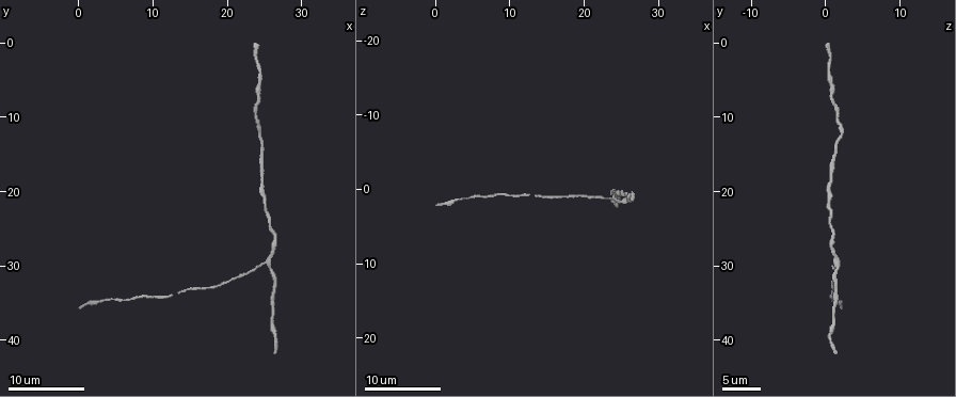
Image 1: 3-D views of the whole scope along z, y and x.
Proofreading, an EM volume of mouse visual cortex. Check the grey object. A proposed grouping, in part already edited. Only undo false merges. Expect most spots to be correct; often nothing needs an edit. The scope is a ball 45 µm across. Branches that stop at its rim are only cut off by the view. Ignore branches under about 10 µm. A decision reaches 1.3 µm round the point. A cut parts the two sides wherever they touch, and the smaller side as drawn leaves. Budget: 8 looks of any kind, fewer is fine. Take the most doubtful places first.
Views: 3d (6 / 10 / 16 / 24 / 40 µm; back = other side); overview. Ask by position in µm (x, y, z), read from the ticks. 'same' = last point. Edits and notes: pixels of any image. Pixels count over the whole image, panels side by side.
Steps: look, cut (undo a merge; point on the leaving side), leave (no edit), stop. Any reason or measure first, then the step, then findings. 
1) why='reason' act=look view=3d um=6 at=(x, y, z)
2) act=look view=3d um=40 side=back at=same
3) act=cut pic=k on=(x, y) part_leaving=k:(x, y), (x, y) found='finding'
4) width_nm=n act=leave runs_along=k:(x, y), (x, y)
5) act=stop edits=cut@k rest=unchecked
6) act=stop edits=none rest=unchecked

act=look view=3d um=10 at=(25.5, 29.5, 1.5)

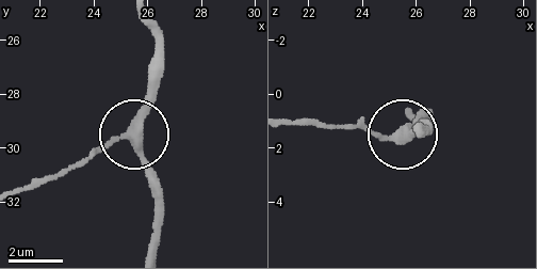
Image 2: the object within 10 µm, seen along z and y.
act=look view=3d um=6 at=(25.4, 29.6, 1.7)

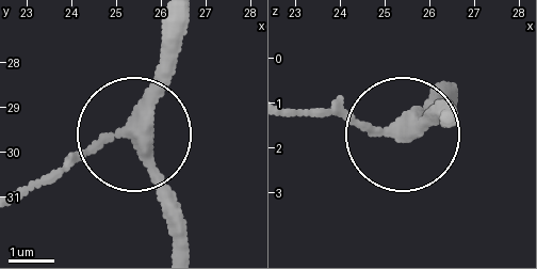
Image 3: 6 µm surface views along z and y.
side_arm_um=13 act=leave runs_along=3:(160, 56), (137, 144), (179, 221) found='continuous, no second cell'

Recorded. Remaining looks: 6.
why='sudden change in width' act=look view=3d um=10 at=(26.0, 35.5, 1.5)

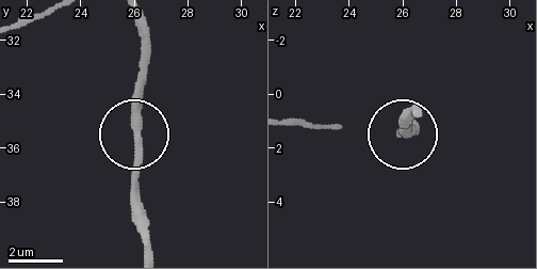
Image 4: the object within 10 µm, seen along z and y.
act=leave runs_along=4:(141, 22), (133, 220) found='all the same cell'

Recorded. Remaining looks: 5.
act=look view=3d um=6 at=(24.5, 15.5, 1.5)

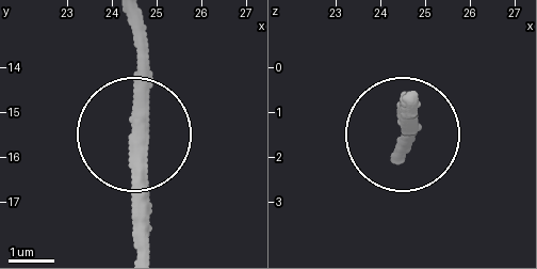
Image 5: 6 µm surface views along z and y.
act=leave runs_along=5:(143, 249), (131, 88), (143, 22) found='one cell here'

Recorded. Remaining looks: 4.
why='thick turns thin' act=look view=3d um=6 at=(24.0, 7.0, 1.0)

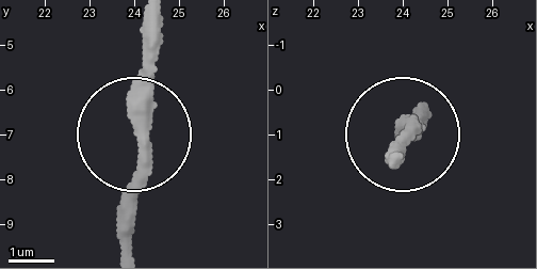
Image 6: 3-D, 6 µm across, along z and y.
act=leave runs_along=6:(131, 251), (143, 25) found='all the same cell'

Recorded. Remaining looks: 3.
act=stop edits=none rest=unchecked

